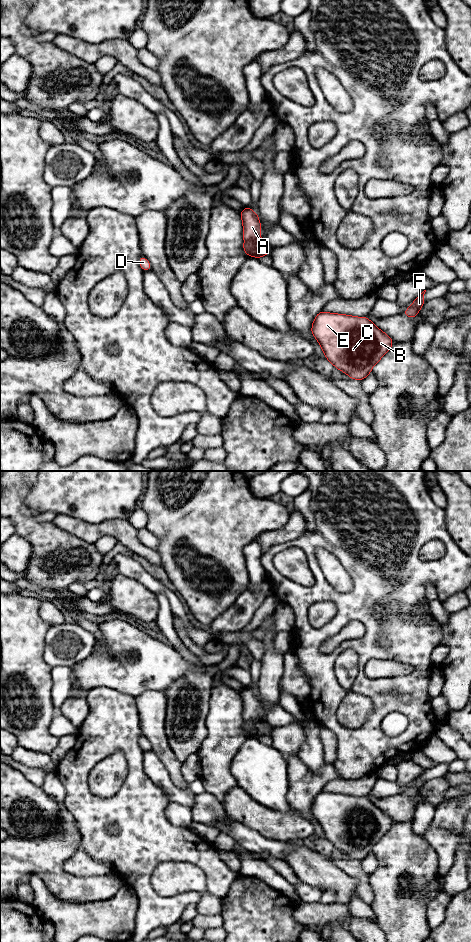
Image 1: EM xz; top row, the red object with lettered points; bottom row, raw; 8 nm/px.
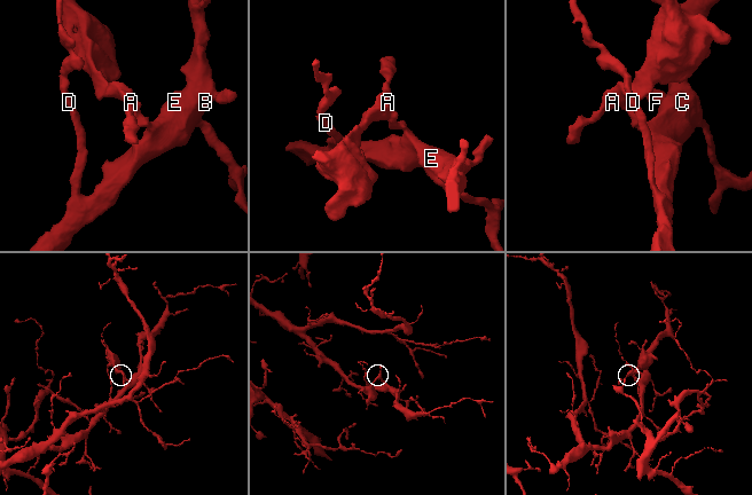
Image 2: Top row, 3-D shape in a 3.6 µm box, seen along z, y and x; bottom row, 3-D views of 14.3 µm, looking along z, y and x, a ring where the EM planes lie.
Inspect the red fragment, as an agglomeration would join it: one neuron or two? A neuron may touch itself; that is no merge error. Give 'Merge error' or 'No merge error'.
Merge error

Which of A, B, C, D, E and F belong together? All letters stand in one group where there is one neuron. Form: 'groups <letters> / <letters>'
groups A / B C D E F

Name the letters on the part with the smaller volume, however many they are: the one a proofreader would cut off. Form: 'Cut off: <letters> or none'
Cut off: A

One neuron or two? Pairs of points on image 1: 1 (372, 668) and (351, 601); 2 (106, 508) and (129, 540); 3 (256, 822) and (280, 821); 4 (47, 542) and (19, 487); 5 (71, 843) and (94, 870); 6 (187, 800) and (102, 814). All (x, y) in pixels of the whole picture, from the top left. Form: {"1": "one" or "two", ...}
{"1": "two", "2": "two", "3": "one", "4": "one", "5": "two", "6": "two"}

